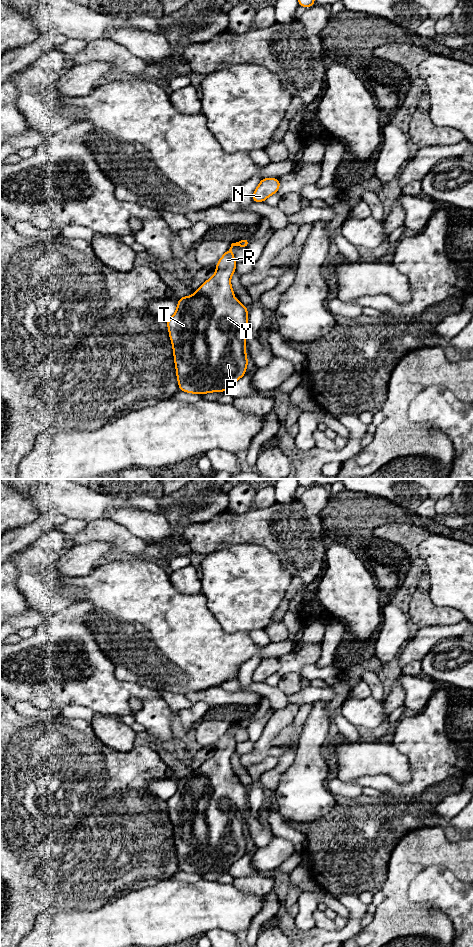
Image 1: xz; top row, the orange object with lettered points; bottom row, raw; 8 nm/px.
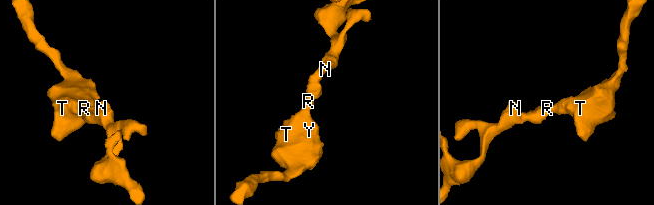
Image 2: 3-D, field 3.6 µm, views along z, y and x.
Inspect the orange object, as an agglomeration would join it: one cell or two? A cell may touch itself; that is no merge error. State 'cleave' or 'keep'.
keep

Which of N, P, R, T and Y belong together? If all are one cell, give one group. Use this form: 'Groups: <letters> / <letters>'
Groups: N P R T Y

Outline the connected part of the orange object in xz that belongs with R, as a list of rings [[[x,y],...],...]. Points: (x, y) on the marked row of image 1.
[[[249,238],[232,243],[218,261],[215,274],[203,282],[191,297],[180,297],[175,314],[166,321],[181,391],[202,395],[228,391],[246,373],[248,309],[240,300],[234,299],[230,278],[237,265],[232,248],[247,248],[249,243]]]

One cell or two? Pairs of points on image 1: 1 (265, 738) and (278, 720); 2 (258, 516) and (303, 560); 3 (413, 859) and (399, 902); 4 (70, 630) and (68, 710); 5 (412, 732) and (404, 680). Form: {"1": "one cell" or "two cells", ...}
{"1": "one cell", "2": "one cell", "3": "one cell", "4": "two cells", "5": "two cells"}

